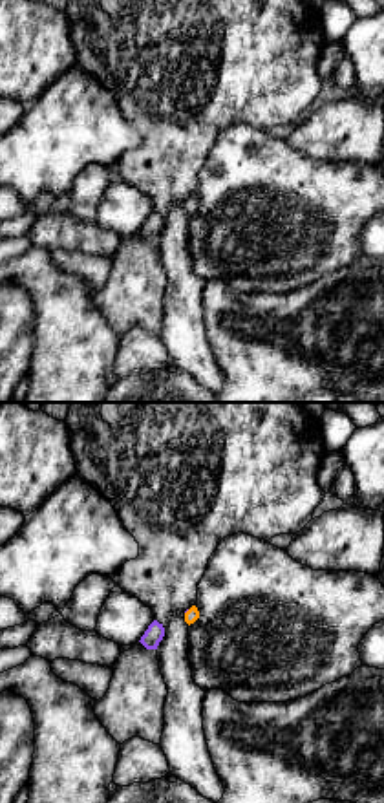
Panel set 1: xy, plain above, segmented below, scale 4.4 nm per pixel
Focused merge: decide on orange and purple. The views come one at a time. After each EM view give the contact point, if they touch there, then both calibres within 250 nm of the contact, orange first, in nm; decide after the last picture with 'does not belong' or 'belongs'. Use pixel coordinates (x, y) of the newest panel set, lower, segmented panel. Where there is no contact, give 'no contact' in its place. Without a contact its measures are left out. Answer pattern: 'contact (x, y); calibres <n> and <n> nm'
contact (187, 611); calibres 60 and 20 nm

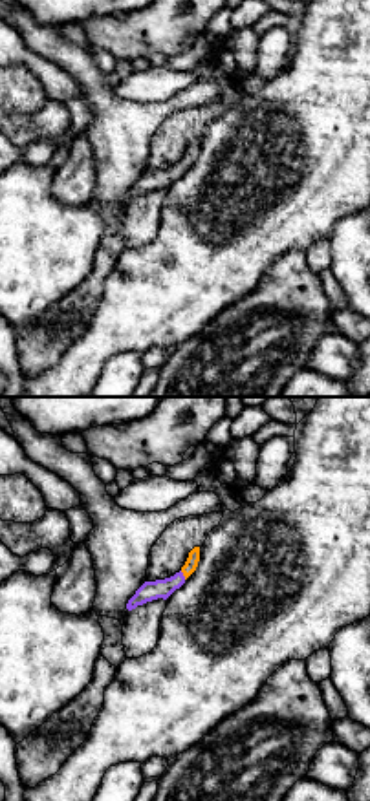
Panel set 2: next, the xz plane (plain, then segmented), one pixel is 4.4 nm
contact (184, 575); calibres 60 and 90 nm

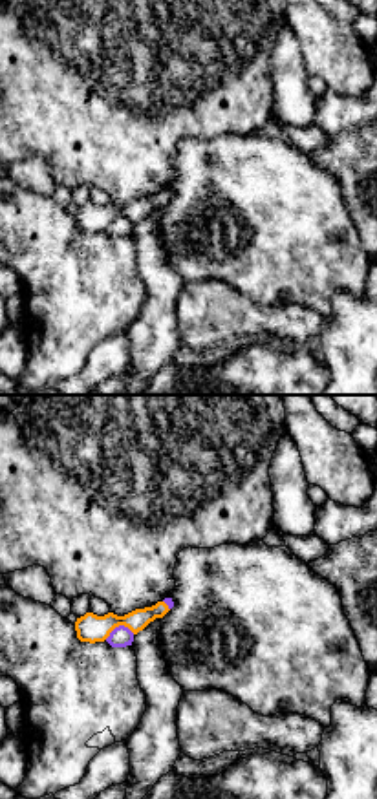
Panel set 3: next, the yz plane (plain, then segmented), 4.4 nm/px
contact (119, 624); calibres 130 and 90 nm

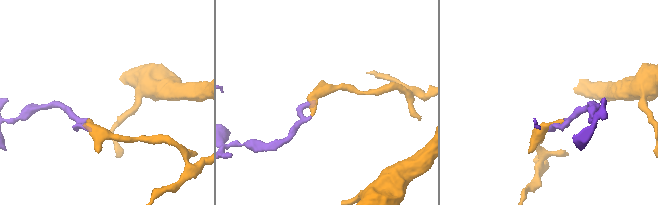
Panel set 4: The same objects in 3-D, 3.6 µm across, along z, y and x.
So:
belongs

